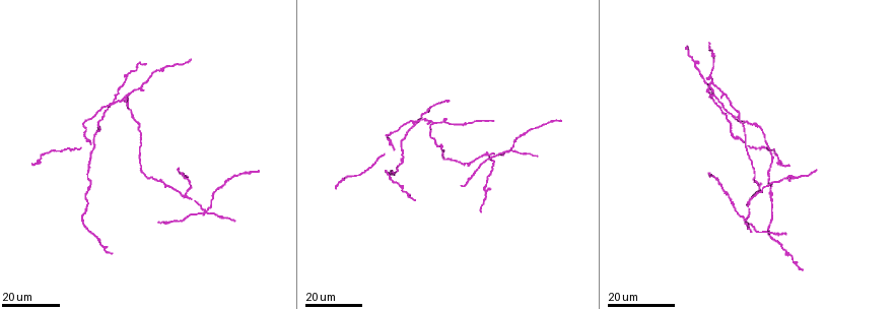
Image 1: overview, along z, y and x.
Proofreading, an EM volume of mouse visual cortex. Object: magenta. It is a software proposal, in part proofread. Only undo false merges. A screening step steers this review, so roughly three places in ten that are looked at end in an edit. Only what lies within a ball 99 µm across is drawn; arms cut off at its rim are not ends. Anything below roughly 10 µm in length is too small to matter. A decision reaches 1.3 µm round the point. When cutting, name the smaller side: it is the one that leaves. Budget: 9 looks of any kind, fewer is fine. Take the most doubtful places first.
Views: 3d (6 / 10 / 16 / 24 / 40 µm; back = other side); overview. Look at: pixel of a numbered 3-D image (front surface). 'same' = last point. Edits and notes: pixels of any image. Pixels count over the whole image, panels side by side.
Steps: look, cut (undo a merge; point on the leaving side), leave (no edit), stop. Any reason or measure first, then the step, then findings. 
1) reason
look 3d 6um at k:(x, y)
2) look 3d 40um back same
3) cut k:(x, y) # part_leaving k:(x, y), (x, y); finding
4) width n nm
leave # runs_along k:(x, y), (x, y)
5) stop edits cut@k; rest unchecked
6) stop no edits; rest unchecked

look 3d 24um at 1:(206, 211)

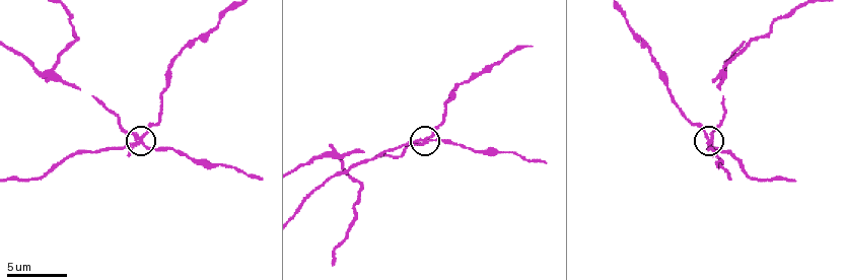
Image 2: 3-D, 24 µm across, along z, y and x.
zoom in
look 3d 10um at 2:(707, 142)

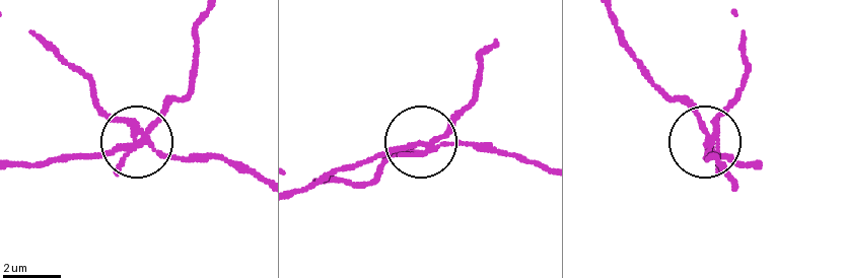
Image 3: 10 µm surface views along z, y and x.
side_arm 23 um; arms 5
cut 3:(167, 107) # a second neuron is stuck on

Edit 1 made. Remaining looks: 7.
four arms meet
look 3d 10um at 2:(51, 74)

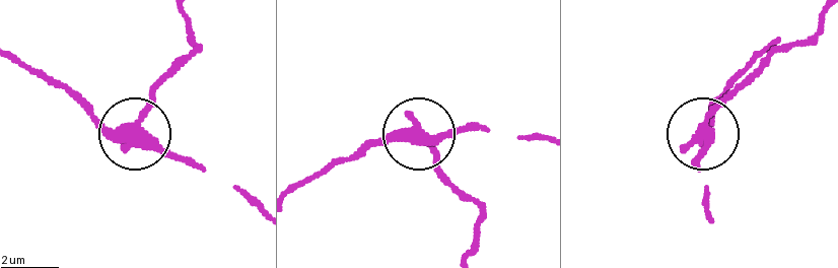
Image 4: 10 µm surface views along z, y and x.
arms 4
cut 4:(146, 102) # part_leaving 4:(137, 131), (159, 89), (196, 51), (184, 9); two neurons meet here

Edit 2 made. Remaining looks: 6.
look overview

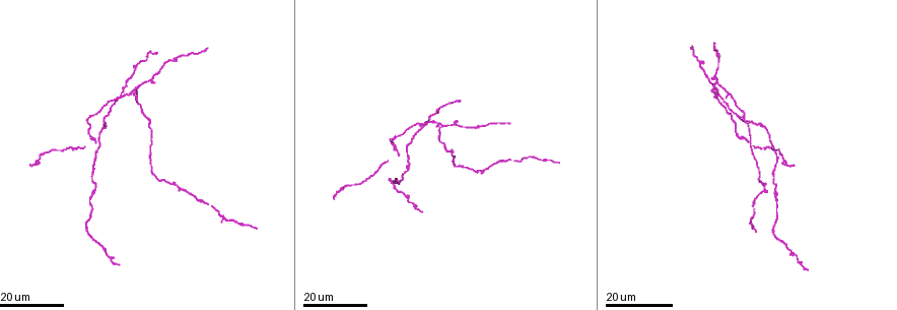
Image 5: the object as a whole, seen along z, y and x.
two arms in line, one across
look 3d 16um at 5:(716, 96)

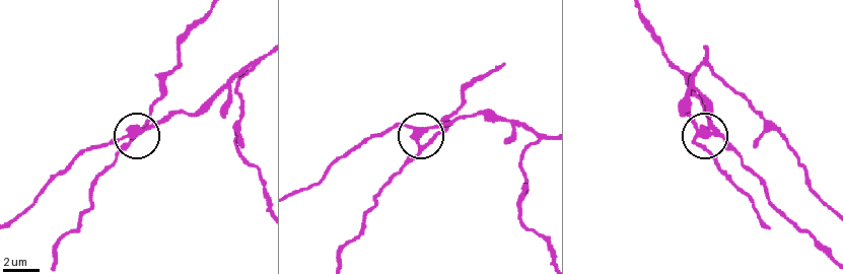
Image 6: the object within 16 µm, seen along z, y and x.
look 3d 10um at 6:(129, 131)

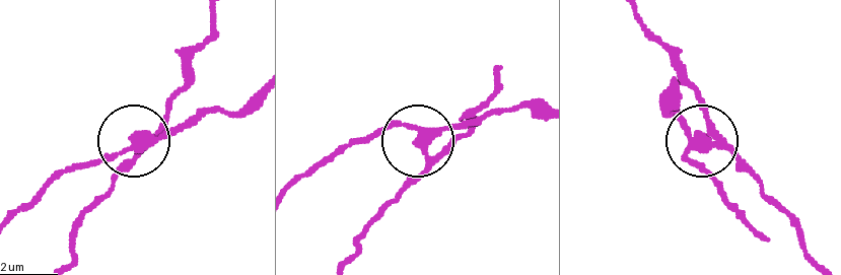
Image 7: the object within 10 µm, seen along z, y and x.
look 3d 10um back at 7:(137, 145)

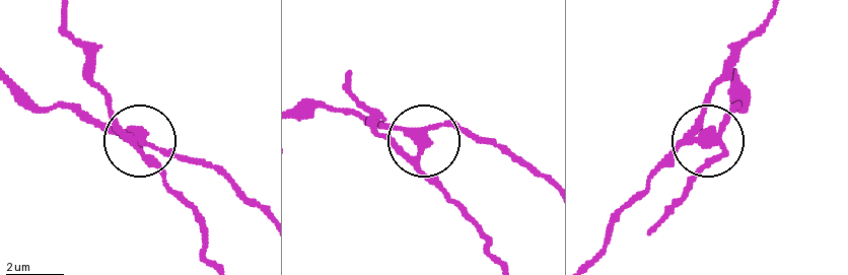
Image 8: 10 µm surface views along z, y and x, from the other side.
arms 3
cut 8:(109, 105) # part_leaving 8:(712, 142), (679, 149), (584, 266); two neurons meet here

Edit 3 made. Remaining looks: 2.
arms part here
look 3d 24um at 5:(139, 86)

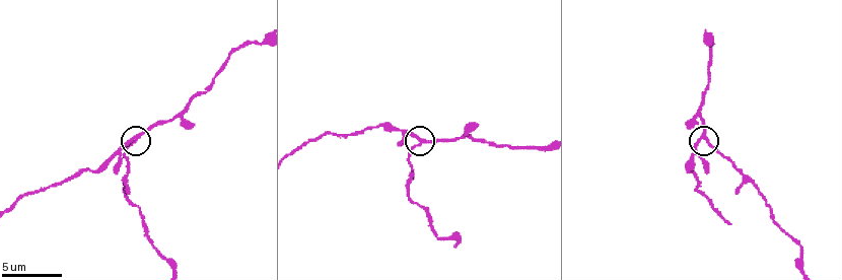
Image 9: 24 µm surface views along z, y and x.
look 3d 10um at 9:(704, 139)

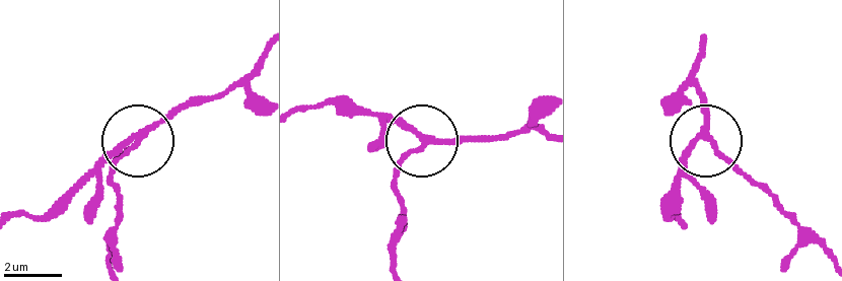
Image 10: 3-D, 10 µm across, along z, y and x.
arms 3
leave # runs_along 10:(120, 212), (115, 168), (190, 100); continuous, no second neuron

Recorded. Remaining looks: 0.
stop edits cut@3, cut@4, cut@8; rest unchecked

